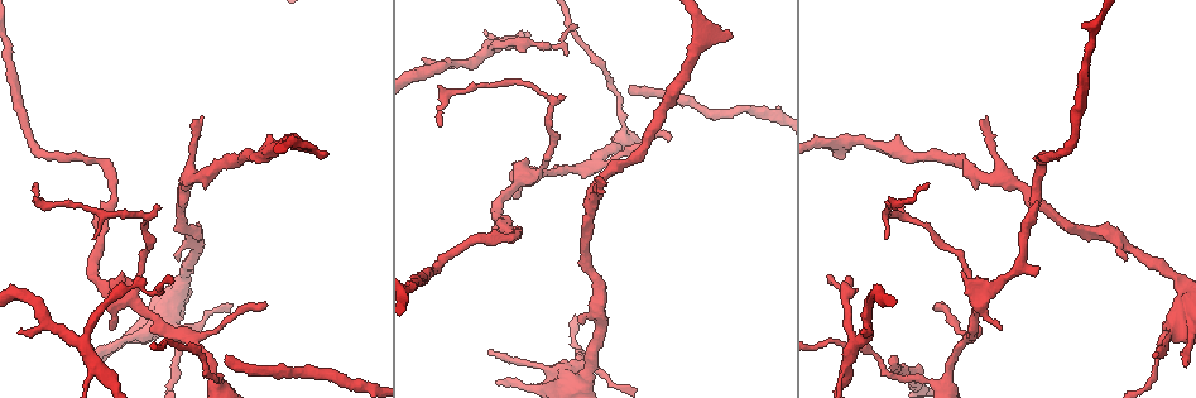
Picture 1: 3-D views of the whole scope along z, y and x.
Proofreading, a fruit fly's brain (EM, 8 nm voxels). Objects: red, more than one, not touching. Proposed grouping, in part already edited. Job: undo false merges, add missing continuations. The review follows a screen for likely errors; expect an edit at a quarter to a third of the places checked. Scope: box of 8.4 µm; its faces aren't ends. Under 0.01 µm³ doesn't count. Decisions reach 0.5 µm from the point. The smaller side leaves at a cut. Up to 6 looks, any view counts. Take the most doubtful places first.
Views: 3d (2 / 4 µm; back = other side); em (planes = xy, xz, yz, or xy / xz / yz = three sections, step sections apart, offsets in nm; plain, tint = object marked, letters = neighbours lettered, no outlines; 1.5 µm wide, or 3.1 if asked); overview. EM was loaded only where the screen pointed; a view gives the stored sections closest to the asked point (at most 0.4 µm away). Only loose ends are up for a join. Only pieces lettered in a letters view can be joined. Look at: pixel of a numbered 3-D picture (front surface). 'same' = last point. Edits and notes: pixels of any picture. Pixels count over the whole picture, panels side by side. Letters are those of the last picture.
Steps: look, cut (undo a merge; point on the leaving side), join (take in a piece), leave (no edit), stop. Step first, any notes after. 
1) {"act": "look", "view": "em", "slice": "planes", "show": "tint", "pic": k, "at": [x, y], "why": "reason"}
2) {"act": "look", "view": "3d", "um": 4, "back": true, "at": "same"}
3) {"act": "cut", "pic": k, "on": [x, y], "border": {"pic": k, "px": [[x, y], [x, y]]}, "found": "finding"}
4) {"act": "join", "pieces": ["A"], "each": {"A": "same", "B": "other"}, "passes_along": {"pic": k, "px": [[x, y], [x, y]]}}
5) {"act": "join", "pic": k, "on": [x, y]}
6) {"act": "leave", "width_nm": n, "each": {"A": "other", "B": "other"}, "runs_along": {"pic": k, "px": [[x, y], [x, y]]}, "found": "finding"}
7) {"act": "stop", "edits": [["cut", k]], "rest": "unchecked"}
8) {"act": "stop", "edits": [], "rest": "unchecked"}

{"act": "look", "view": "3d", "um": 4, "pic": 1, "at": [841, 153], "why": "branch stops here"}

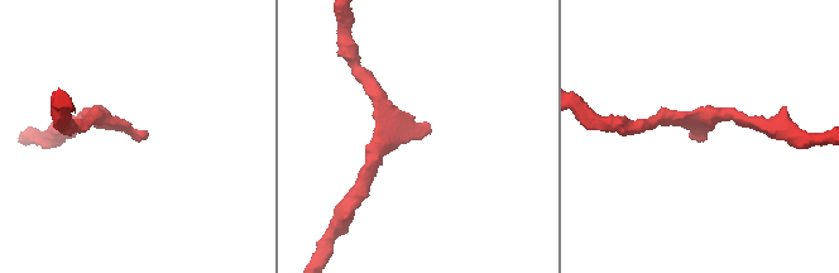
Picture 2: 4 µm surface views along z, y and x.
{"act": "look", "view": "em", "slice": "yz", "step": 4, "show": "letters", "pic": 2, "at": [430, 128], "why": "need the tissue"}

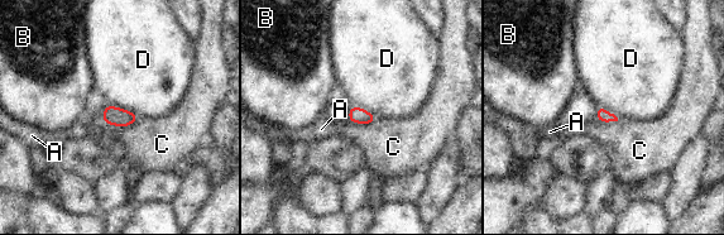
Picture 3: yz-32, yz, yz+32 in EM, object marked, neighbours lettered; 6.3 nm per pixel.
{"act": "look", "view": "em", "slice": "planes", "show": "letters", "at": "same"}

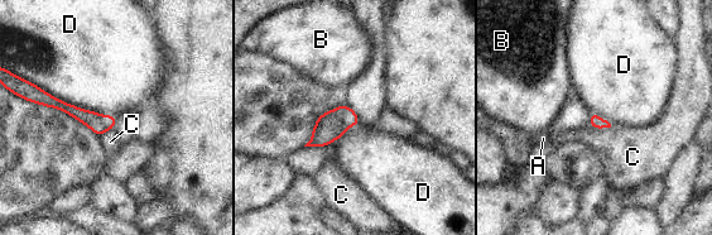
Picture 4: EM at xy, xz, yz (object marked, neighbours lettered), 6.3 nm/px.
{"act": "leave", "each": {"A": "other", "B": "other", "C": "other", "D": "other"}, "border": {"pic": 4, "px": [[33, 82], [65, 101], [115, 116]]}, "found": "none of them fits"}

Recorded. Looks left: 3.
{"act": "look", "view": "em", "slice": "planes", "show": "letters", "pic": 1, "at": [597, 159], "why": "side arm on a straight run"}

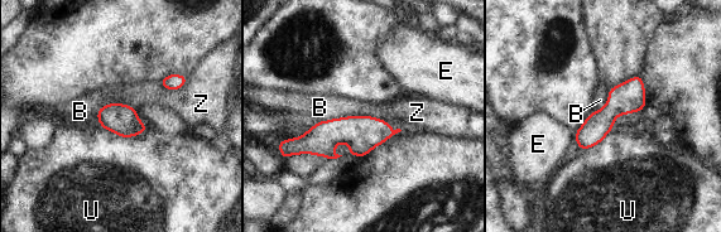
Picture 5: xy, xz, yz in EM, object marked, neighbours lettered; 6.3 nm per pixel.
{"act": "leave", "width_nm": 190, "longest_contact_nm": ["B", 340], "each": {"B": "other", "E": "other", "U": "other", "Z": "other"}, "found": "all the same neuron"}

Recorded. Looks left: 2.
{"act": "look", "view": "em", "slice": "planes", "show": "plain", "pic": 1, "at": [577, 28], "why": "tapers out"}

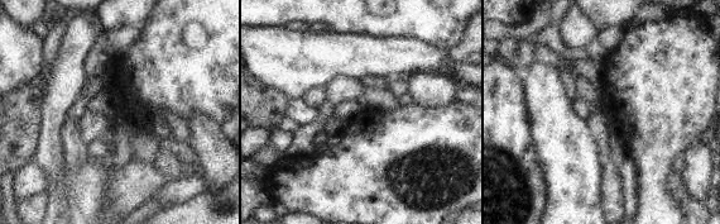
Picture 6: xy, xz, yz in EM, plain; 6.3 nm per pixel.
{"act": "look", "view": "em", "slice": "planes", "show": "letters", "at": "same"}

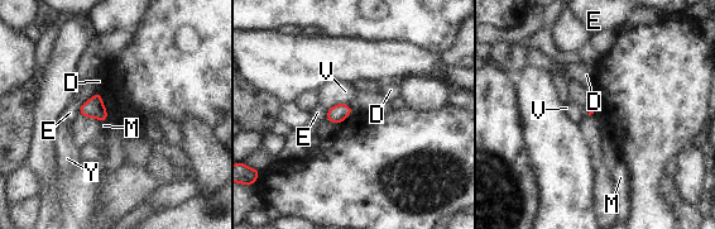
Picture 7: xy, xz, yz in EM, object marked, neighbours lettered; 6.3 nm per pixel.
{"act": "leave", "each": {"D": "other", "E": "other", "M": "other", "V": "other", "Y": "other"}, "border": {"pic": 7, "px": [[99, 119], [106, 122]]}, "found": "no lettered piece goes on from it"}

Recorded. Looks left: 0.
{"act": "stop", "edits": [], "rest": "unchecked"}

